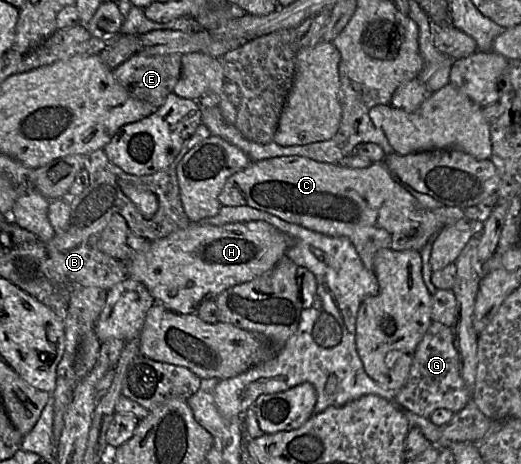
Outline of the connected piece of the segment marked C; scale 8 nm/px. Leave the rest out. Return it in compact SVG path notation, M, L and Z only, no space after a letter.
M302 156L251 161L249 166L226 180L219 201L223 206L250 206L324 235L346 237L369 270L373 269L373 257L377 250L388 248L395 251L421 251L431 236L465 218L460 207L443 205L436 209L424 208L382 163L373 163L366 168L350 168Z

